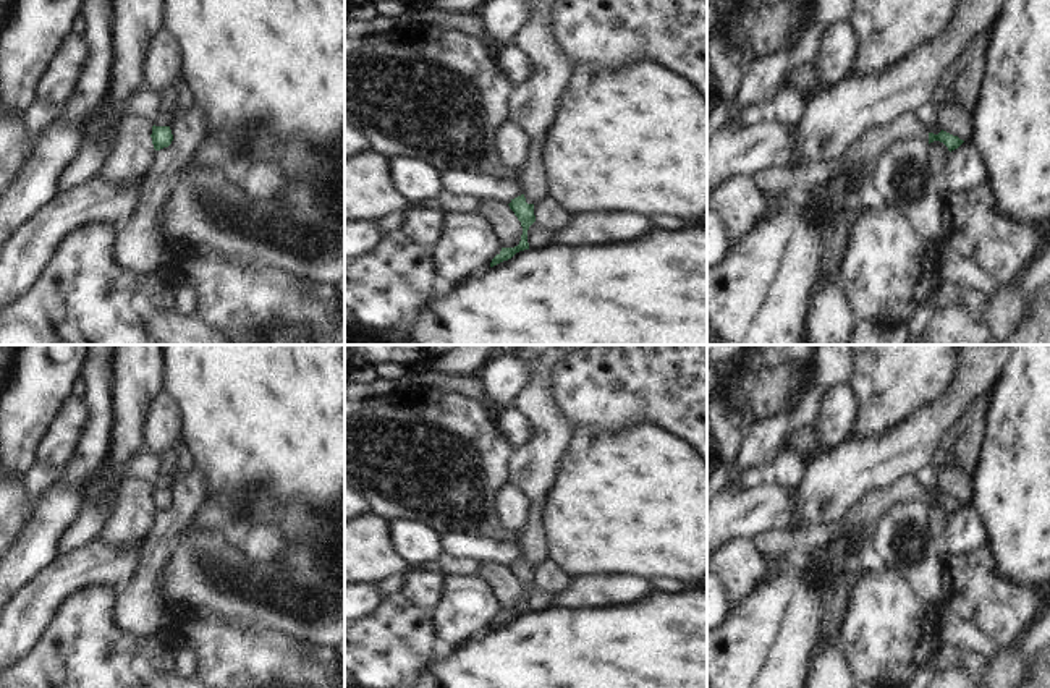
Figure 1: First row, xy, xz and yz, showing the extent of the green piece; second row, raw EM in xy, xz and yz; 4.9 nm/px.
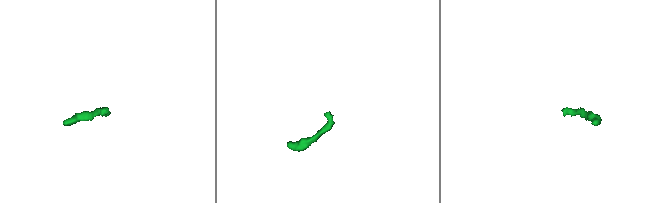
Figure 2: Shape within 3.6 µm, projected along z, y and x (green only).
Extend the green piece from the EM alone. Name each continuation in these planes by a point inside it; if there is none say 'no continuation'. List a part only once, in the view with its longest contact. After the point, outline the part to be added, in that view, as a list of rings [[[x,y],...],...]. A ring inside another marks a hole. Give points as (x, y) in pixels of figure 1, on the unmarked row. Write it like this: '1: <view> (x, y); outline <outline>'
1: xz (533, 543); outline [[[532,503],[521,529],[519,549],[527,567],[537,567],[548,558],[548,544],[542,526],[544,503]]]

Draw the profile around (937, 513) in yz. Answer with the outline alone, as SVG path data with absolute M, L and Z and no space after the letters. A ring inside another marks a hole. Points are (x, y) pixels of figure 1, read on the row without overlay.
M934 503L929 507L929 526L934 536L940 541L945 534L945 524L946 524L948 516L950 513L943 505Z

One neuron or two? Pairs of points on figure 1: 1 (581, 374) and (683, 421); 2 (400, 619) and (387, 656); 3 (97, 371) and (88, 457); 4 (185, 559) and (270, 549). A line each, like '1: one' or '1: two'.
1: one
2: one
3: one
4: two

